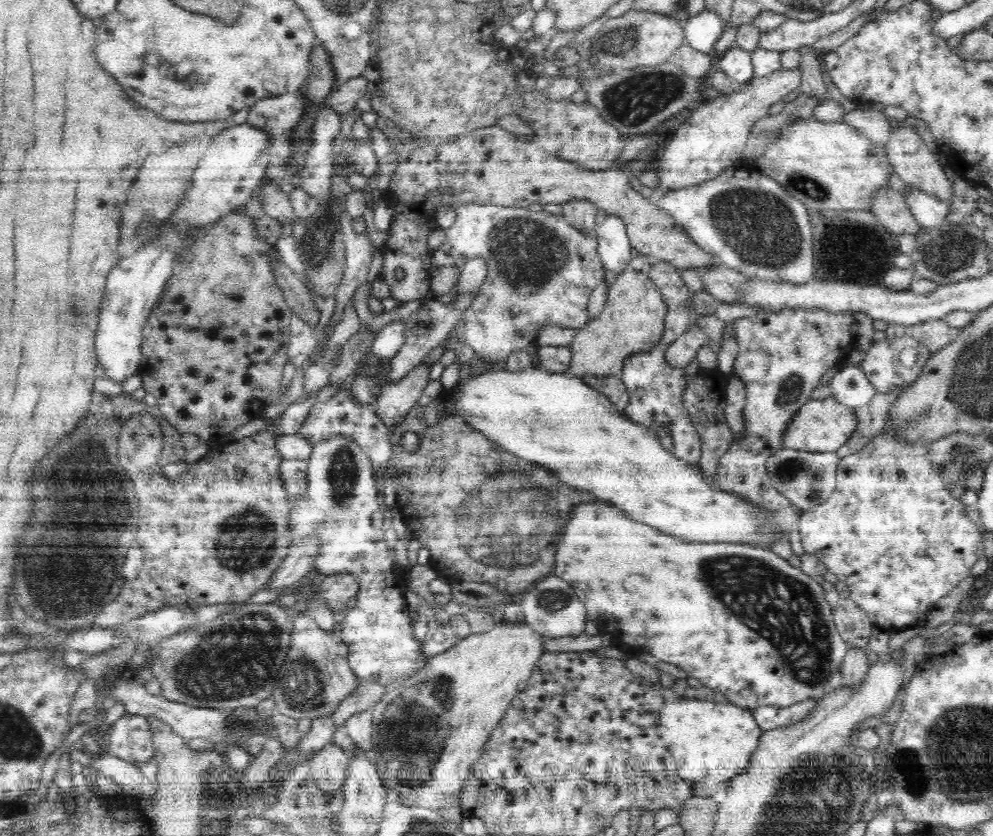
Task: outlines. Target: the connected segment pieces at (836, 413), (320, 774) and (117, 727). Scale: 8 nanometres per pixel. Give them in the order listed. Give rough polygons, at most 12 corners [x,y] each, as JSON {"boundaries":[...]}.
{"boundaries":[[[811,398],[792,418],[784,448],[834,452],[856,430],[856,410]],[[332,742],[309,759],[324,794],[343,788],[348,751]],[[126,714],[103,735],[106,754],[130,763],[155,756],[150,721]]]}

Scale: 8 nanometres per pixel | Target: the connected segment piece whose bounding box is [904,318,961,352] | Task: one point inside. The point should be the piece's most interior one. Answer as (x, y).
(934, 334)

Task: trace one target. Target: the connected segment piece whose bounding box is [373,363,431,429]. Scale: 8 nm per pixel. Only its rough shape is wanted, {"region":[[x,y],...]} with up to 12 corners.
{"region":[[430,366],[385,384],[373,406],[388,428],[418,404]]}

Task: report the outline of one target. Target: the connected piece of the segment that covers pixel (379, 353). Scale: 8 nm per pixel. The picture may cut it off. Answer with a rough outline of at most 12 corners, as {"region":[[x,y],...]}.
{"region":[[404,322],[385,324],[372,353],[390,362],[404,344]]}

